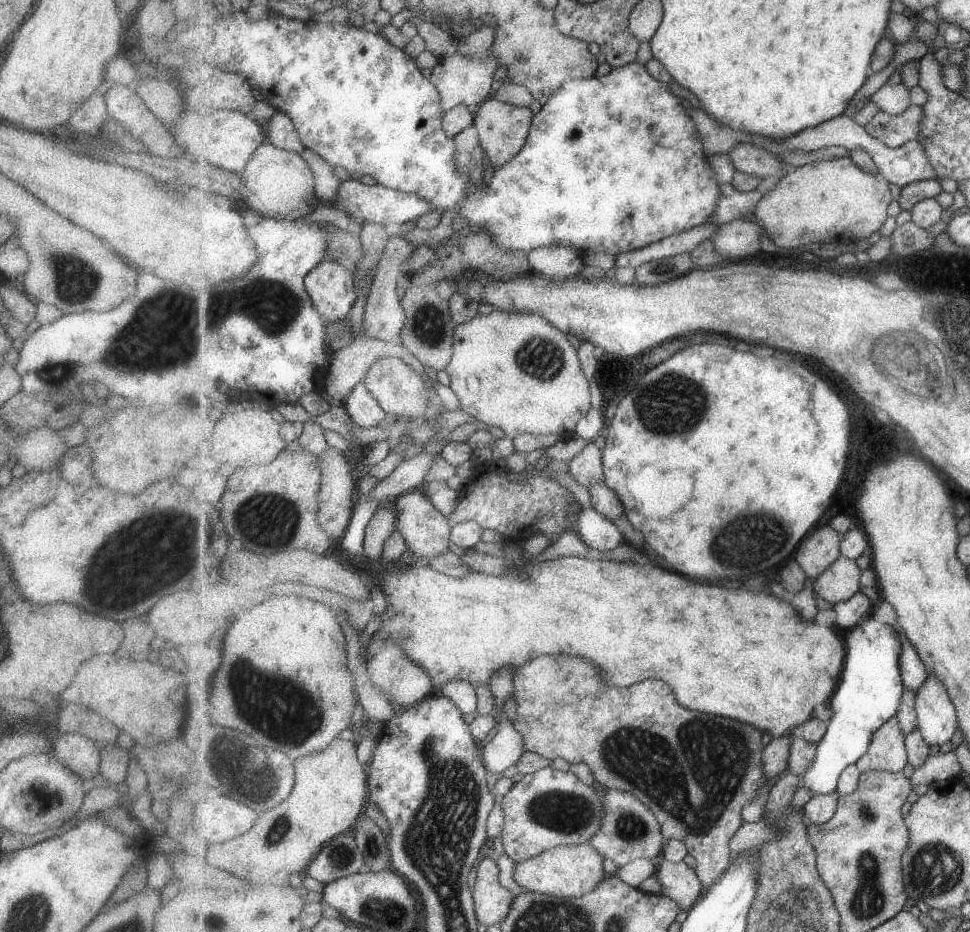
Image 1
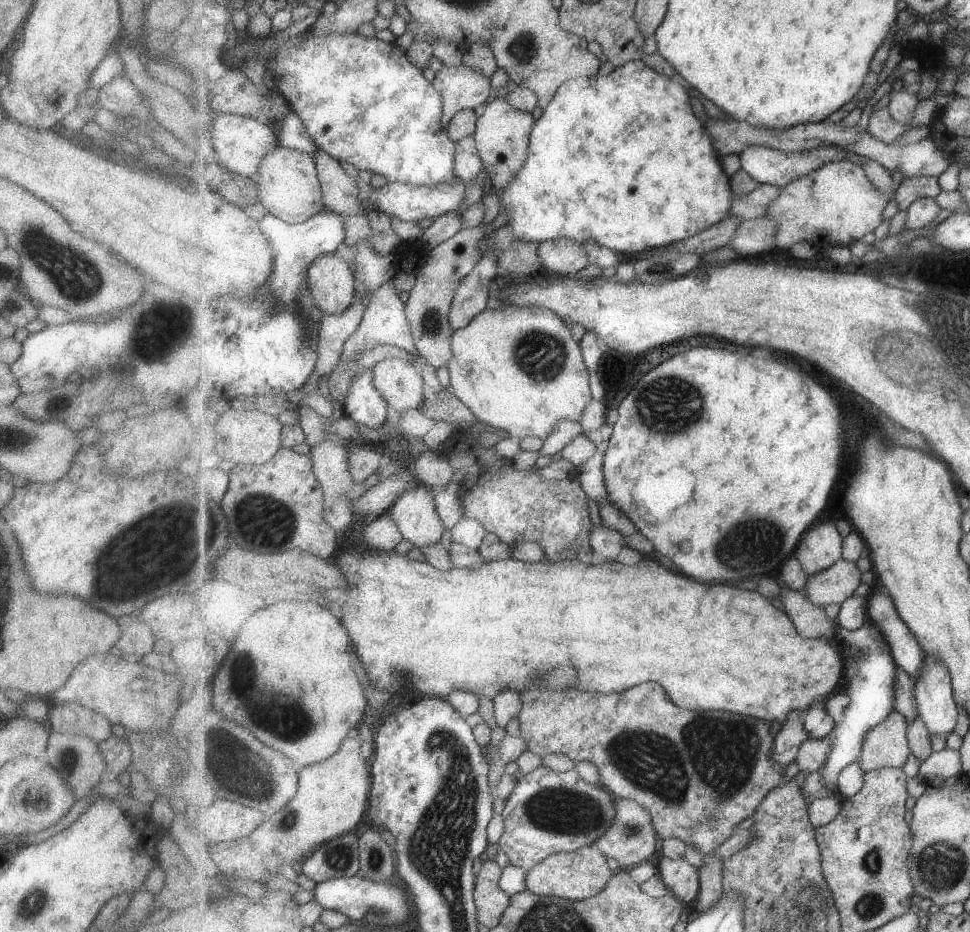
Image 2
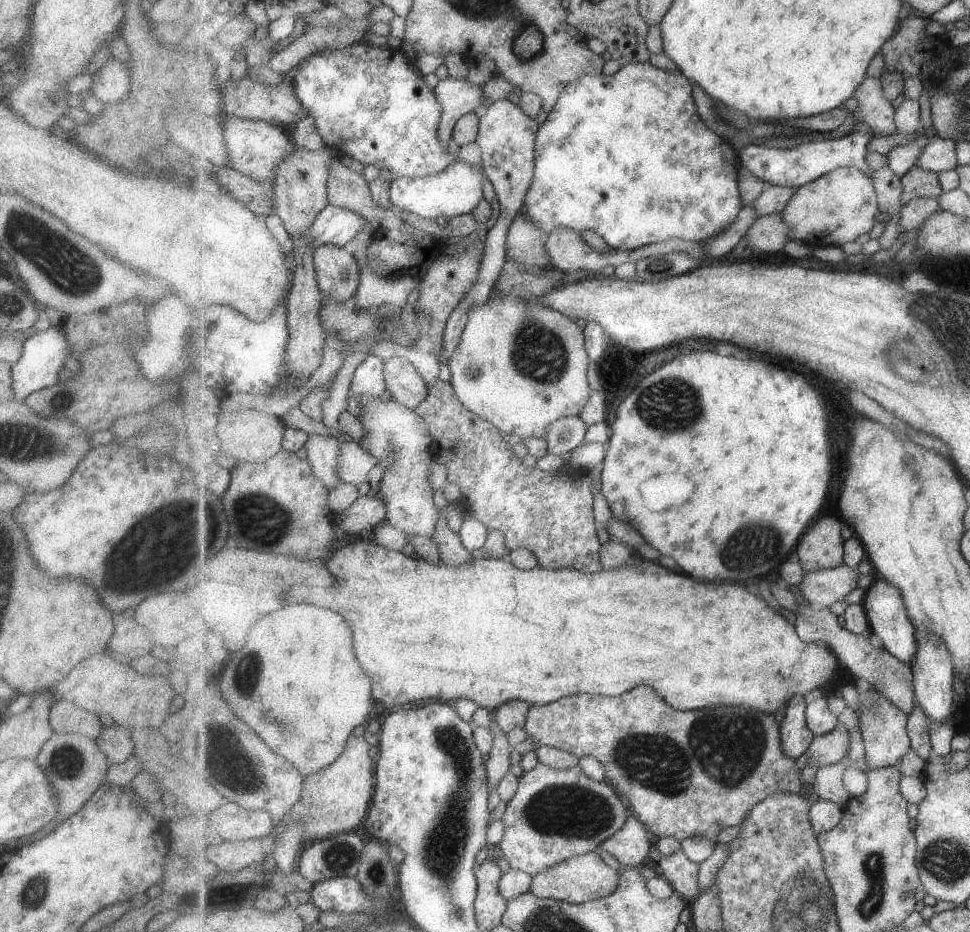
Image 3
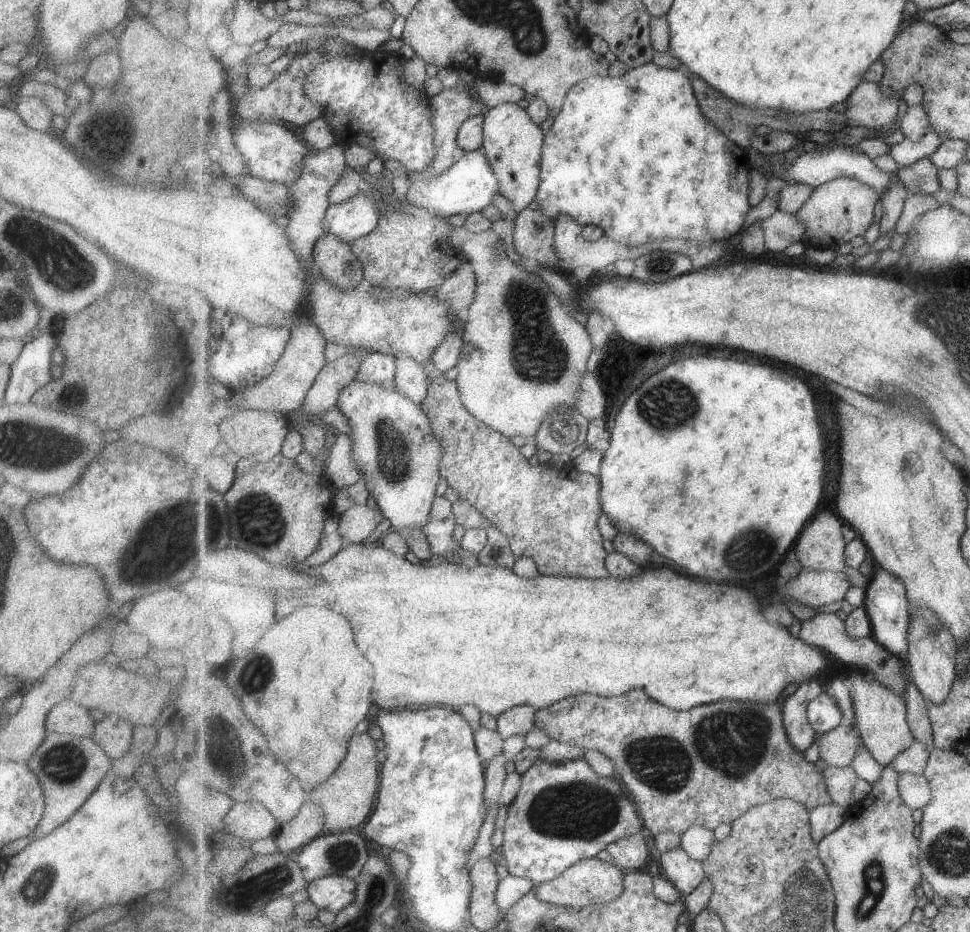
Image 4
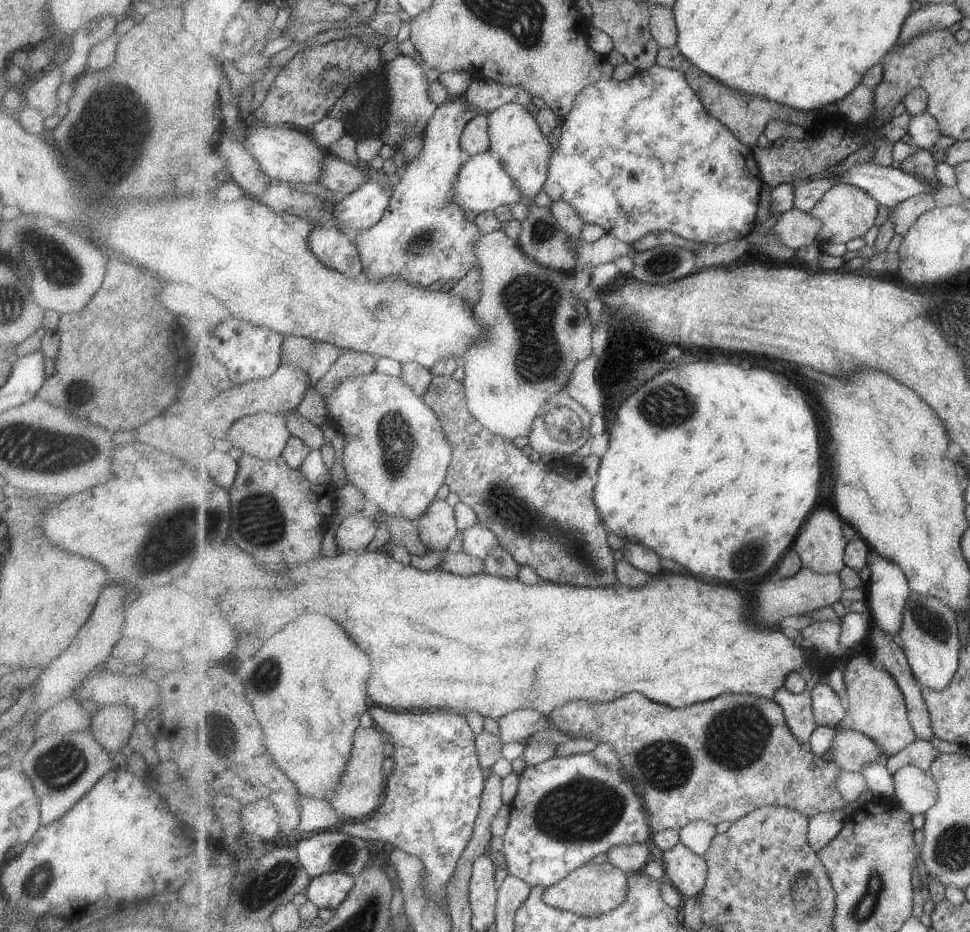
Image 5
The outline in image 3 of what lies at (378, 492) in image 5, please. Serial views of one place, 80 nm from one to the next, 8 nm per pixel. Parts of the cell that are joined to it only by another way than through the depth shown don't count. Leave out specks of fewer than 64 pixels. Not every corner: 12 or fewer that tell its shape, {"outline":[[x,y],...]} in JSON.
{"outline":[[389,391],[357,418],[387,521],[433,538],[436,443]]}

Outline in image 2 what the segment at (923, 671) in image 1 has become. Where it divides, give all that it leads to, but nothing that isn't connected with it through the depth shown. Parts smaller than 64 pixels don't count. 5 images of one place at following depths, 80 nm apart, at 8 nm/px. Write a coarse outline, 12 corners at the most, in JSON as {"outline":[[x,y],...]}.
{"outline":[[874,588],[870,621],[917,682],[927,658],[889,594]]}

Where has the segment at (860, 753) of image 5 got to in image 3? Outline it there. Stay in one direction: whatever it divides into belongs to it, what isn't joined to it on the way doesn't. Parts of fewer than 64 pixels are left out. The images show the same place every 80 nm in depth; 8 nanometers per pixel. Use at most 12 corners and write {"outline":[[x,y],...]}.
{"outline":[[842,725],[816,736],[805,752],[819,767],[847,759],[851,738]]}

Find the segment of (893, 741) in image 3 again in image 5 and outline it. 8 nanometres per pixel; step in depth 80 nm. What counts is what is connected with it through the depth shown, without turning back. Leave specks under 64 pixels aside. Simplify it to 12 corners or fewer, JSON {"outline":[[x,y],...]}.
{"outline":[[874,658],[846,667],[850,729],[891,758],[918,740],[904,693]]}

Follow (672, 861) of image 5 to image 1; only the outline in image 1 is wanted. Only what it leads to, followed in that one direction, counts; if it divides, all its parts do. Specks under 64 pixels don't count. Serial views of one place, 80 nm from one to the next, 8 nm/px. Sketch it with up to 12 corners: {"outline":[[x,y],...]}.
{"outline":[[663,859],[659,894],[688,912],[705,892],[696,870]]}

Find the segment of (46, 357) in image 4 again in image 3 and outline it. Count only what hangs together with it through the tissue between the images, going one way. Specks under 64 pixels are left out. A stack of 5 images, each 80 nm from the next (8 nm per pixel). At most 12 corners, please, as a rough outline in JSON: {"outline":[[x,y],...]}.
{"outline":[[51,325],[22,340],[10,365],[13,399],[54,386],[71,356]]}

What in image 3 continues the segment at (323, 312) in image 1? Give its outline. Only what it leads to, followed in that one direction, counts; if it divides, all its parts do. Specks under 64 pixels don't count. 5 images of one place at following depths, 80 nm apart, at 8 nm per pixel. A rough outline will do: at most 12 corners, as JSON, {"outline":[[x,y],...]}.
{"outline":[[321,246],[317,282],[330,305],[350,302],[361,272],[353,254]]}

